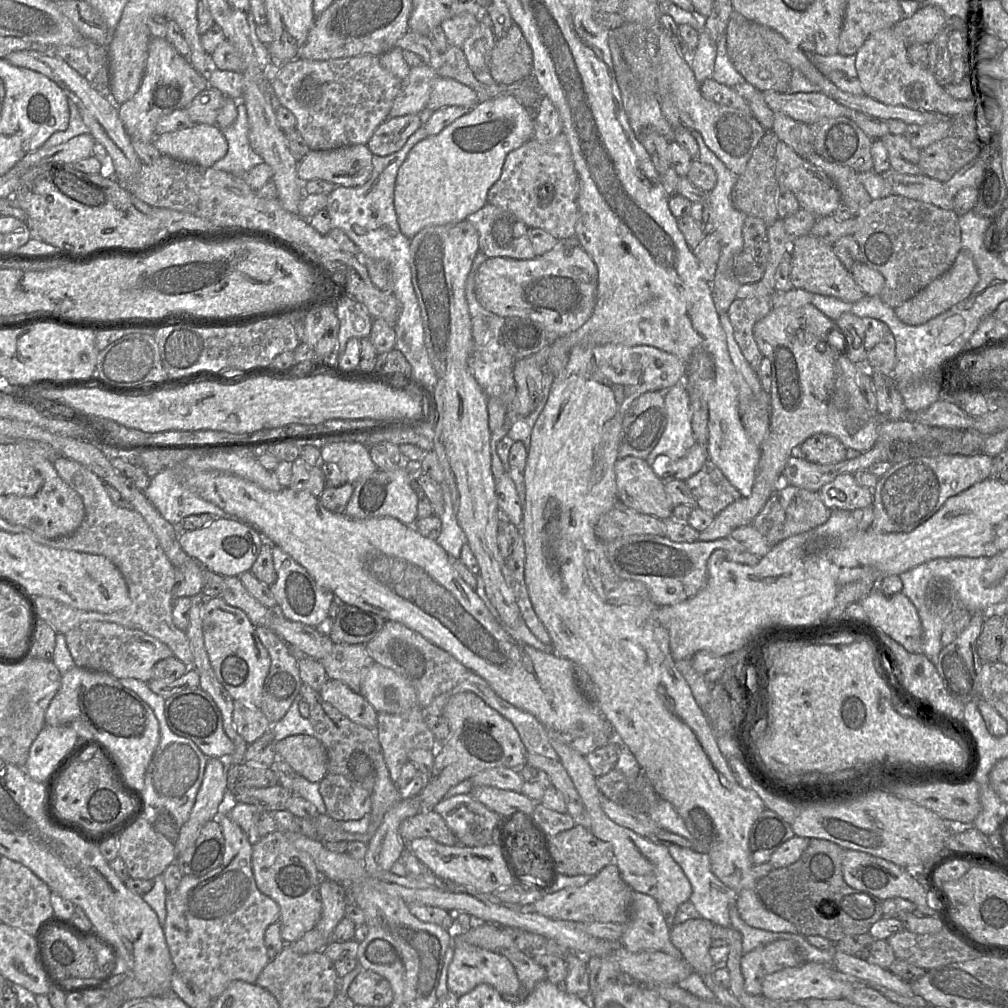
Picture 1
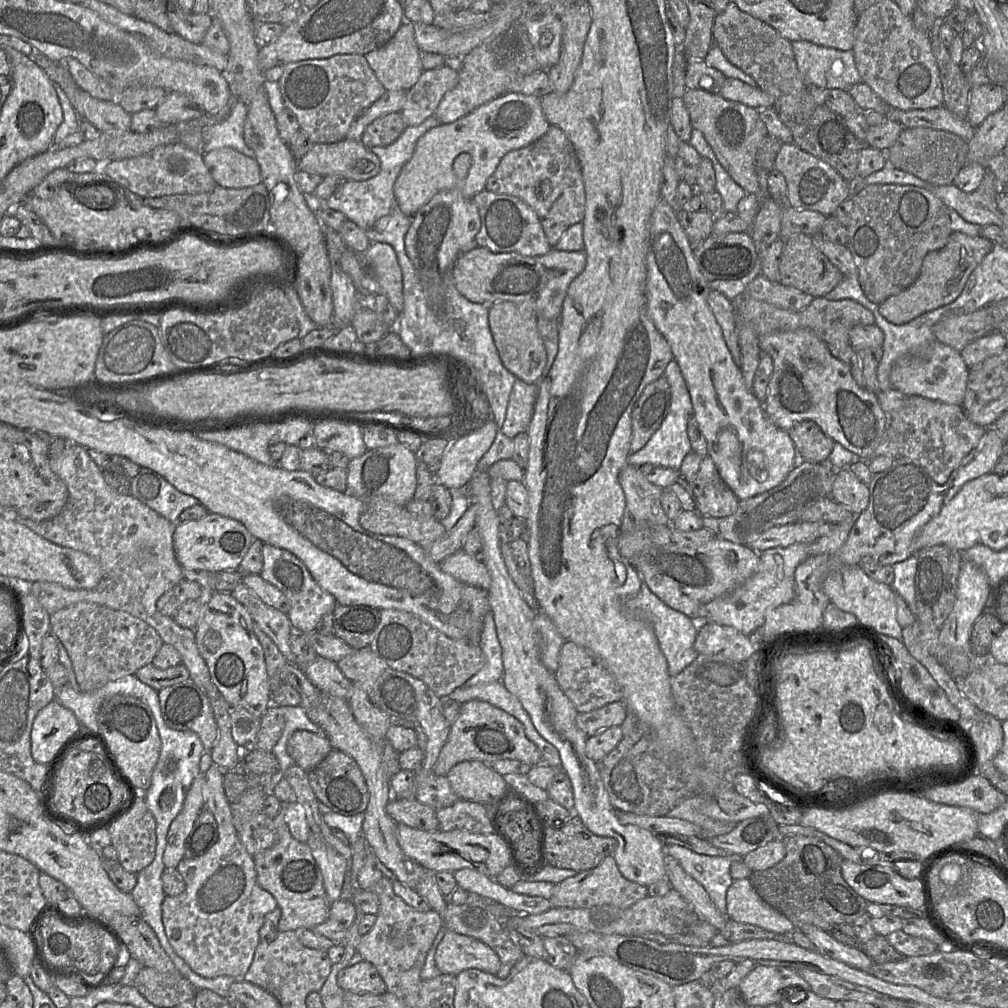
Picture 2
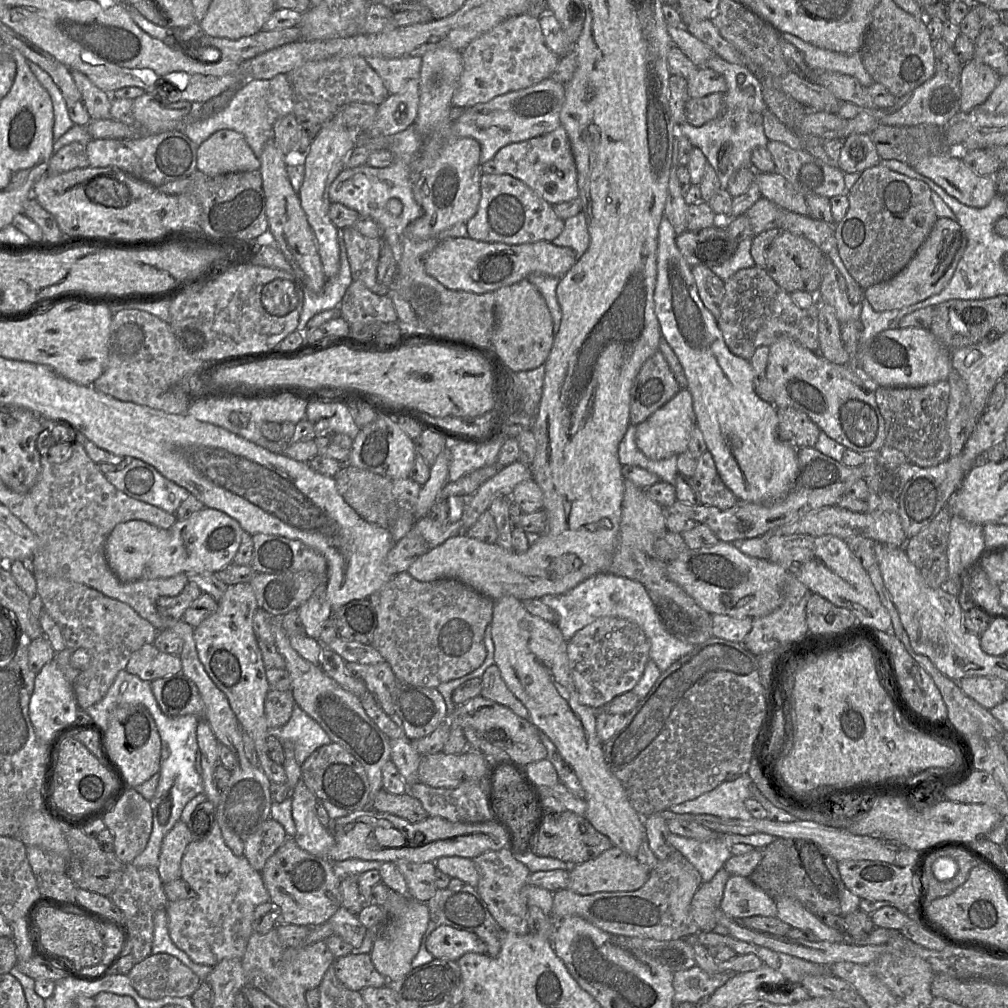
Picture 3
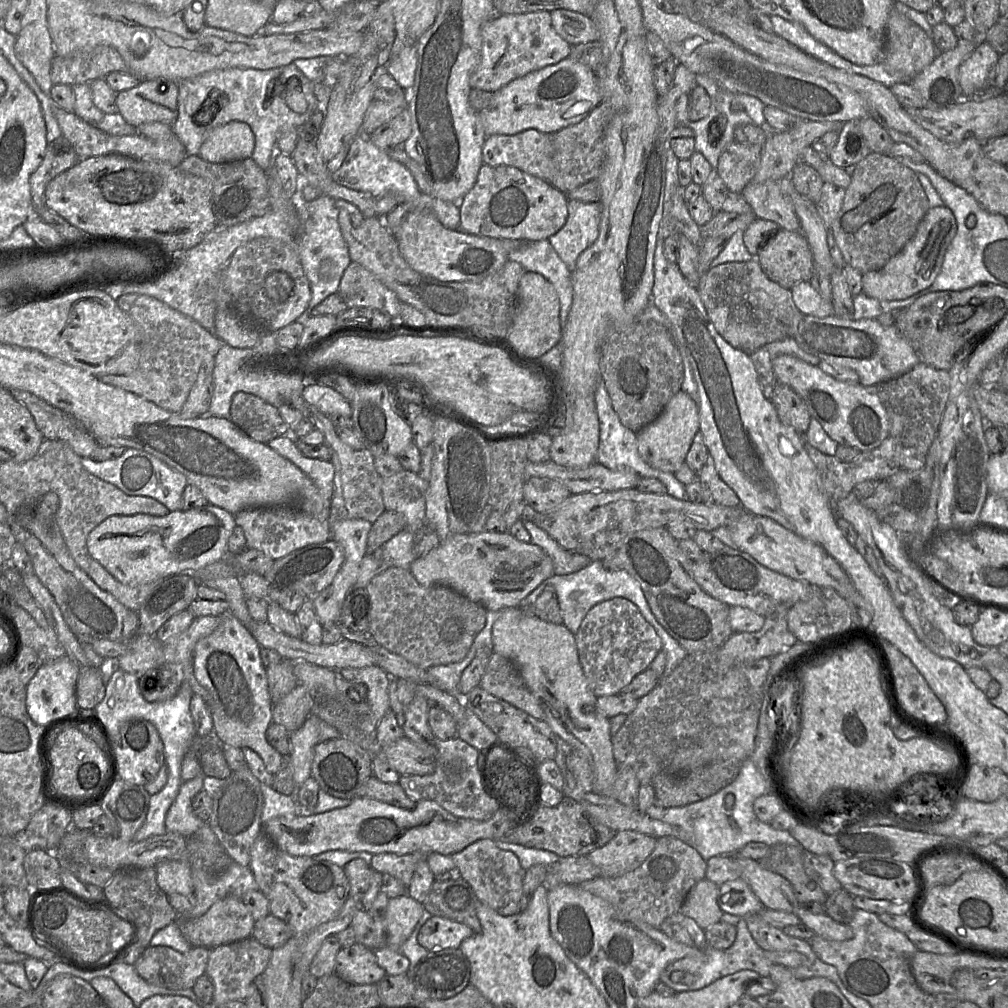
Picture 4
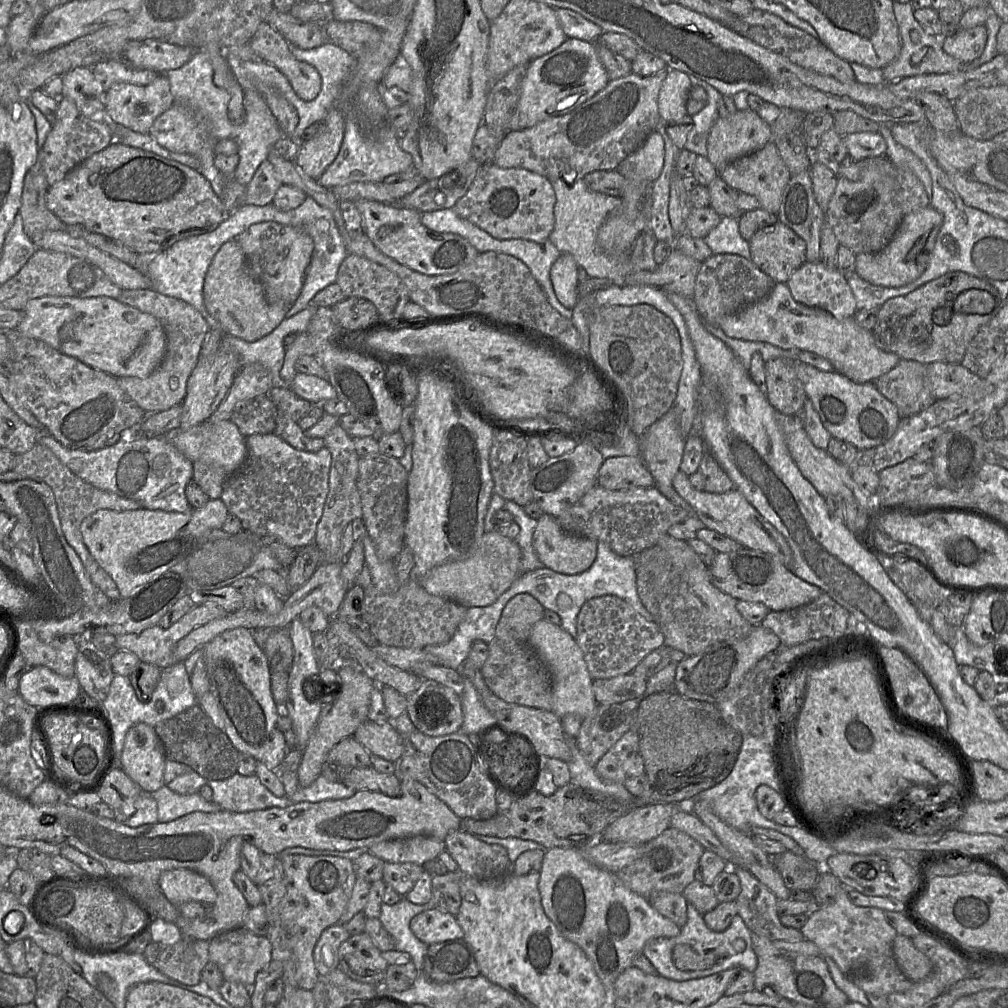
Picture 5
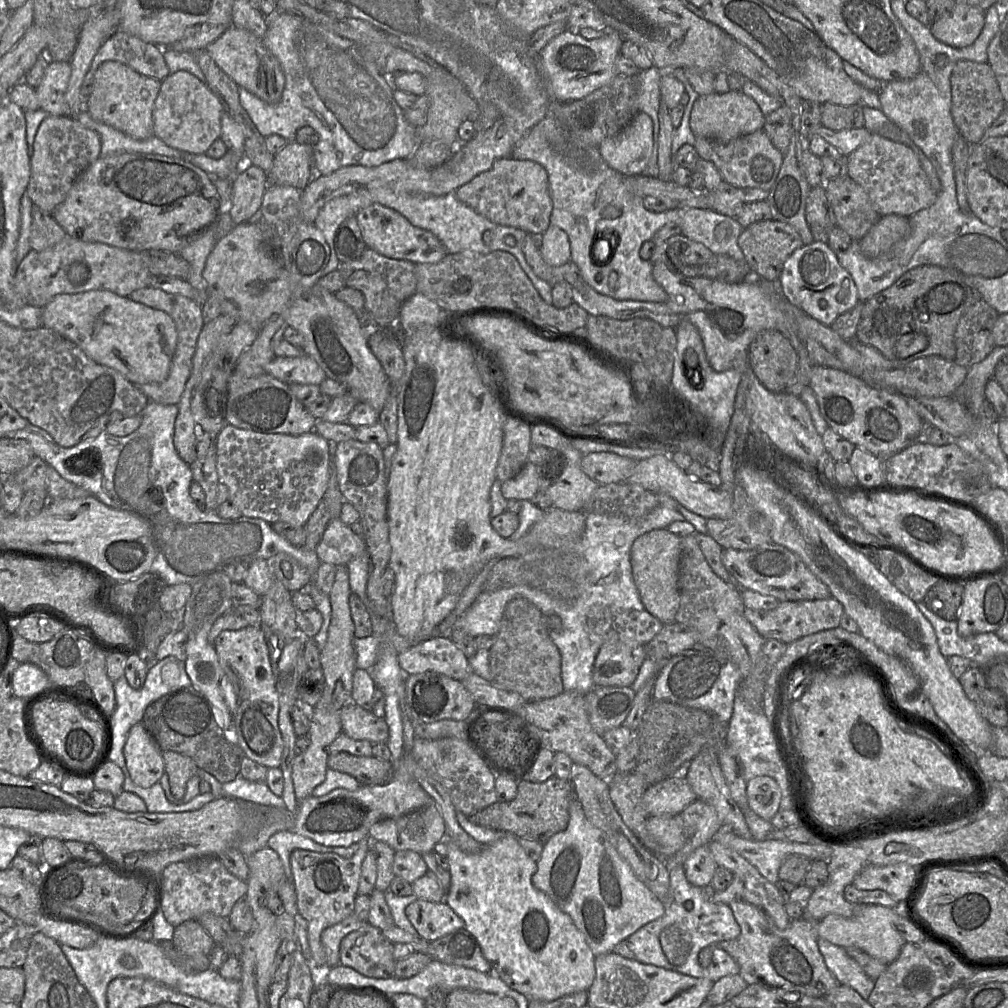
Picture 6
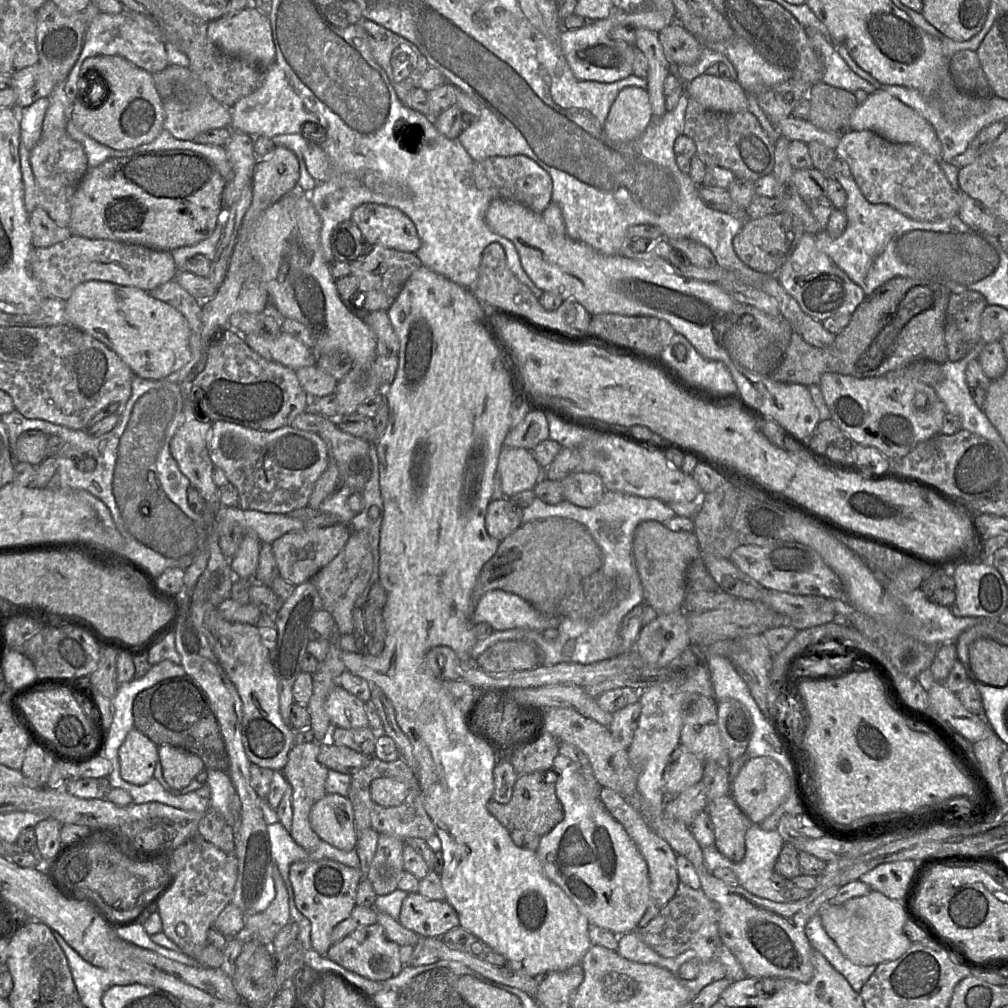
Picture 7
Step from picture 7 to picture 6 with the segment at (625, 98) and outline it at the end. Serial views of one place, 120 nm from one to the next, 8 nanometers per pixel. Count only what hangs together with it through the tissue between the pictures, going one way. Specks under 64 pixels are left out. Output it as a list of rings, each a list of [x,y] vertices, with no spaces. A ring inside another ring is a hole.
[[[639,111],[618,134],[602,141],[599,151],[604,161],[626,176],[657,176],[657,150],[653,121]]]

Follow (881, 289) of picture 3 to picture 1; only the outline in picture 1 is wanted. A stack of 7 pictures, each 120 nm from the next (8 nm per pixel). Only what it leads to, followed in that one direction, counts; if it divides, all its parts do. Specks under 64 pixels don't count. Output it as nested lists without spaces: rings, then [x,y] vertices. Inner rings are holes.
[[[961,250],[948,271],[932,281],[913,298],[894,308],[895,314],[907,325],[923,324],[966,299],[978,280],[979,276],[974,261],[968,253]]]

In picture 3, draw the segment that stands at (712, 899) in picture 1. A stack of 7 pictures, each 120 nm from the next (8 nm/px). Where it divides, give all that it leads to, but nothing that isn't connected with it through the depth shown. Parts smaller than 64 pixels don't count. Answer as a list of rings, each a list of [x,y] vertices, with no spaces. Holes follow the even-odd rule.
[[[670,833],[671,845],[682,853],[701,875],[702,882],[709,882],[723,868],[732,856],[731,847],[735,844],[747,844],[755,849],[763,849],[777,838],[765,834],[751,835],[724,834],[715,839],[700,841]]]

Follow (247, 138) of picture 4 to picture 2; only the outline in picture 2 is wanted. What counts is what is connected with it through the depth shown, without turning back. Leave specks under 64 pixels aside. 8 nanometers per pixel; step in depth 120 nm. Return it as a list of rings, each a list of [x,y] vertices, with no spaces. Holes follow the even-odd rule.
[[[223,147],[203,154],[203,160],[217,185],[245,188],[261,182],[261,170],[255,158]]]

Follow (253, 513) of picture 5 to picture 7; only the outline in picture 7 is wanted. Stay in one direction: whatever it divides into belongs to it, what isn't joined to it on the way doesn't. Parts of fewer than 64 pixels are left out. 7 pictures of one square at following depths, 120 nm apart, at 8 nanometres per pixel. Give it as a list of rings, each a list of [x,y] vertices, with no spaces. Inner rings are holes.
[[[225,421],[211,424],[210,454],[214,467],[224,471],[239,494],[239,507],[265,513],[285,514],[308,506],[316,481],[329,464],[327,446],[314,432],[285,426],[273,431],[260,431]]]

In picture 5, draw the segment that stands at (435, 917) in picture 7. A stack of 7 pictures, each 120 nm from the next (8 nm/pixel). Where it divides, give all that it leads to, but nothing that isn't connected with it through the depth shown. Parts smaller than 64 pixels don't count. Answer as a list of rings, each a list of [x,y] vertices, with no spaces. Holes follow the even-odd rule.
[[[433,908],[414,916],[410,927],[414,935],[428,946],[464,937],[456,916]]]

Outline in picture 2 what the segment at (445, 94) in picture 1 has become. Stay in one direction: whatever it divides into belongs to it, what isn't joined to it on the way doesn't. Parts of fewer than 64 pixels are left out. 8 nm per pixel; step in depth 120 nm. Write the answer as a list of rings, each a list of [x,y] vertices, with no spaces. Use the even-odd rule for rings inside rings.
[[[449,65],[424,71],[406,92],[401,115],[408,126],[417,126],[433,115],[444,95],[459,82],[457,71]]]

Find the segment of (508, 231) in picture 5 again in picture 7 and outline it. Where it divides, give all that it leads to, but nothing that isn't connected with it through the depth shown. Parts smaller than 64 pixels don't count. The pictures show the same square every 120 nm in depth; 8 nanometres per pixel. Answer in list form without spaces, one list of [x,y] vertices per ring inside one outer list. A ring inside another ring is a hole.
[[[525,155],[494,156],[475,161],[471,183],[484,192],[490,192],[492,199],[515,201],[541,215],[552,202],[551,177],[533,159]]]

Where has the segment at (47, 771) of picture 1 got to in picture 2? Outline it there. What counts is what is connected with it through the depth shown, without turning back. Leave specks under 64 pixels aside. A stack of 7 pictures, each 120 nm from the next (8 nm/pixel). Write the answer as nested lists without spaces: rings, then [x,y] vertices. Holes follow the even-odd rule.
[[[57,699],[51,701],[36,715],[31,731],[31,755],[35,762],[45,764],[46,768],[52,764],[62,748],[69,743],[83,728],[75,714],[65,708]]]

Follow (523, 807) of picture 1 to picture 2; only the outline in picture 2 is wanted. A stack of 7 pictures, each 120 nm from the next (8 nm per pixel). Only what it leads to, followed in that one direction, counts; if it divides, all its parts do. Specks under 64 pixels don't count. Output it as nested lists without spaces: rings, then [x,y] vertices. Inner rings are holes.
[[[478,760],[457,763],[446,778],[460,799],[482,803],[488,812],[494,812],[507,798],[518,797],[500,773]]]

